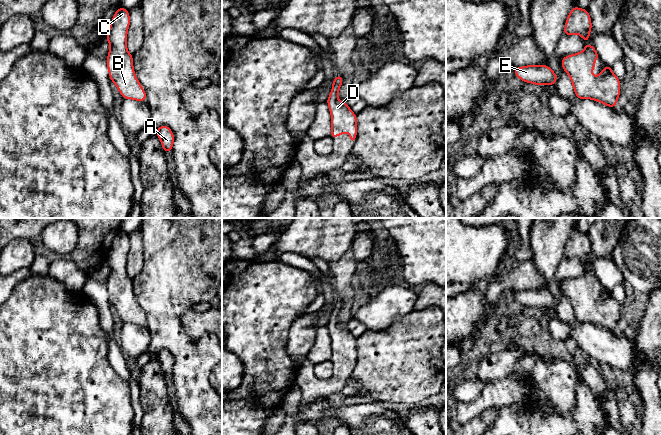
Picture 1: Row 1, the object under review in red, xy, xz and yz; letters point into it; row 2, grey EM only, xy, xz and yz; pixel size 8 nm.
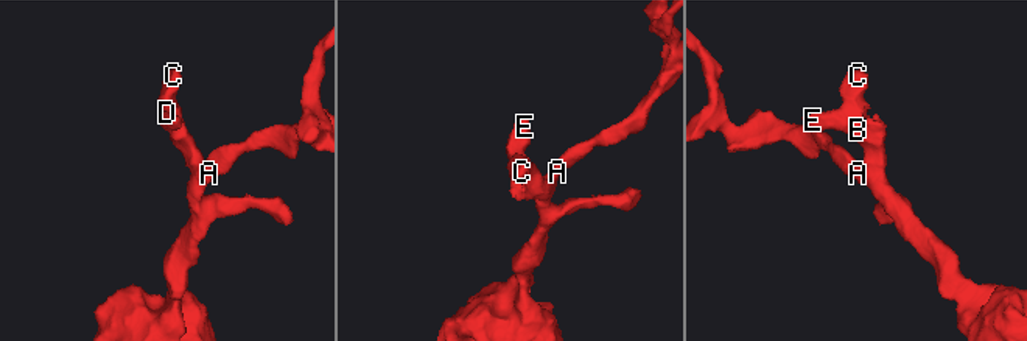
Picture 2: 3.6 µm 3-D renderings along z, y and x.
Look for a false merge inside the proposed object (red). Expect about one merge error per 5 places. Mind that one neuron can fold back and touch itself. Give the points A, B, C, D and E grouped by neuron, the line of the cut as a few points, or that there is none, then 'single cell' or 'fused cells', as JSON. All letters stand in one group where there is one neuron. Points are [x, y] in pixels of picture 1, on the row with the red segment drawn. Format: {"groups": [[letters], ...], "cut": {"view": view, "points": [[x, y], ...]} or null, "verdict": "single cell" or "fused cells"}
{"groups": [["A", "B", "C", "D", "E"]], "cut": null, "verdict": "single cell"}

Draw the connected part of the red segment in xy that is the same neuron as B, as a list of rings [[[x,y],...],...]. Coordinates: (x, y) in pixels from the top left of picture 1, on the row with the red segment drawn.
[[[120,7],[112,18],[106,39],[110,44],[107,56],[109,77],[124,99],[146,101],[147,95],[135,76],[133,56],[127,50],[127,33],[130,16],[127,9]]]

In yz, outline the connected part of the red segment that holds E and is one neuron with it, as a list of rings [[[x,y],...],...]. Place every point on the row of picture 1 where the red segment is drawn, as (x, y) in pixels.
[[[527,65],[515,67],[516,77],[535,85],[554,85],[558,77],[548,65]]]

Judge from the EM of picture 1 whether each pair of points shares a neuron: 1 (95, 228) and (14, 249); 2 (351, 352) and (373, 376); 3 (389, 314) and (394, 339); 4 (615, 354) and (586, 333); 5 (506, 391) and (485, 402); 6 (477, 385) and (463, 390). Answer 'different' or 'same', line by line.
1: different
2: different
3: different
4: same
5: same
6: same

